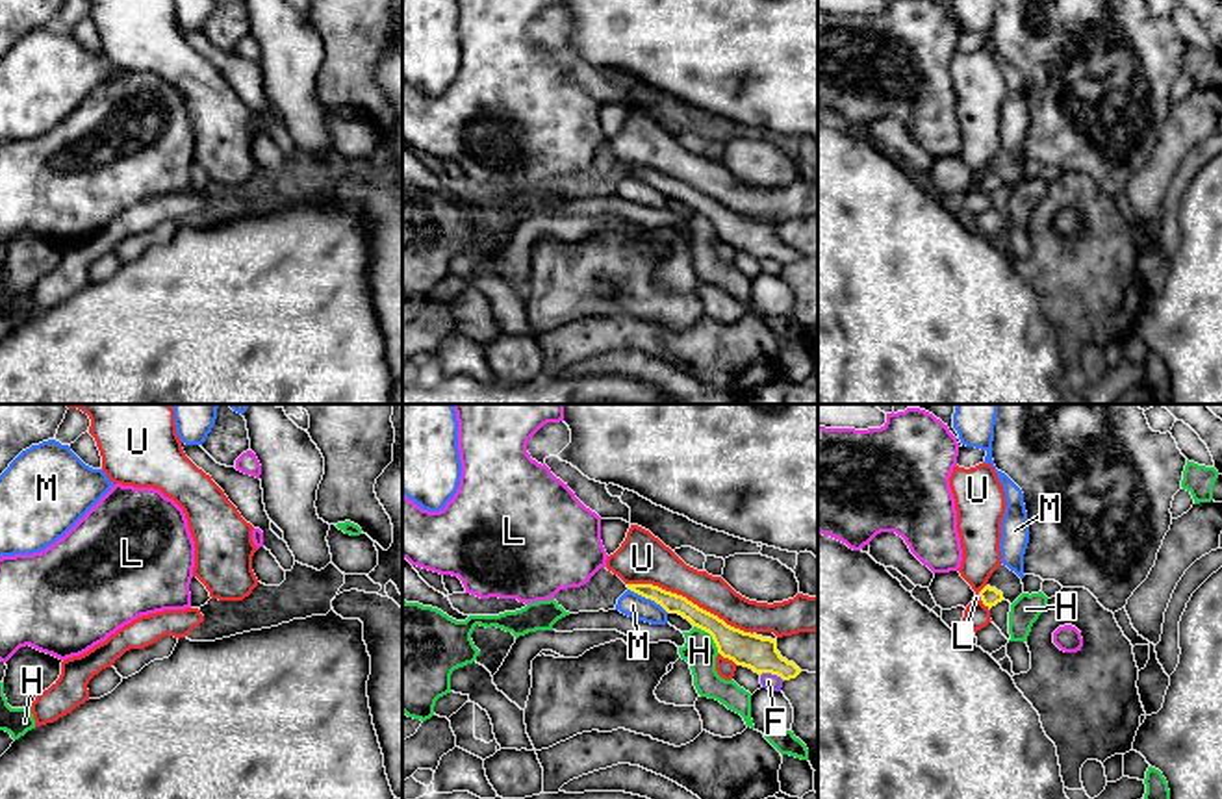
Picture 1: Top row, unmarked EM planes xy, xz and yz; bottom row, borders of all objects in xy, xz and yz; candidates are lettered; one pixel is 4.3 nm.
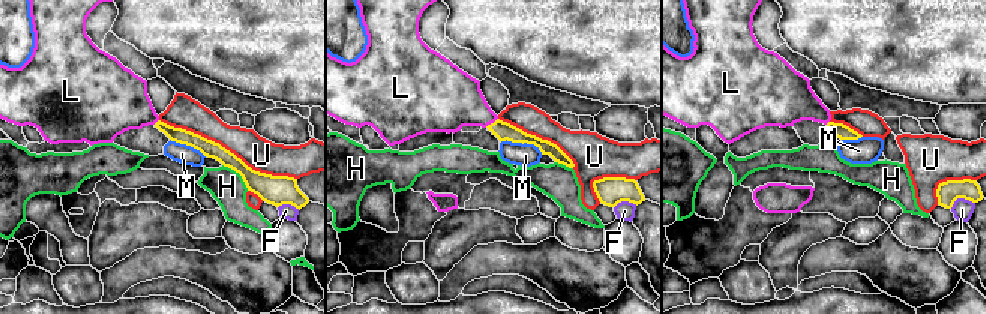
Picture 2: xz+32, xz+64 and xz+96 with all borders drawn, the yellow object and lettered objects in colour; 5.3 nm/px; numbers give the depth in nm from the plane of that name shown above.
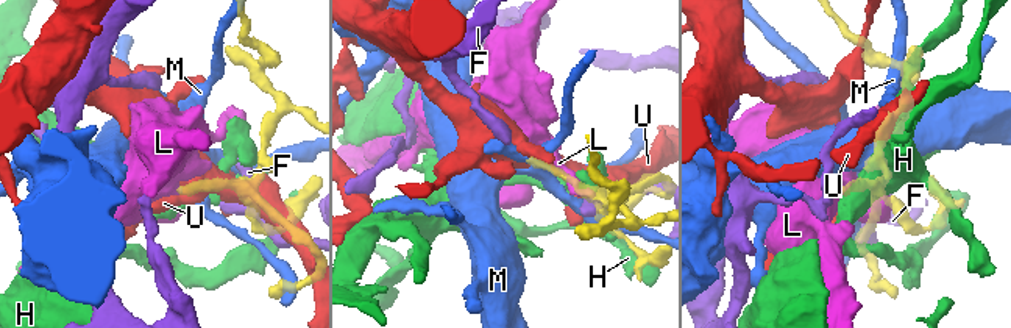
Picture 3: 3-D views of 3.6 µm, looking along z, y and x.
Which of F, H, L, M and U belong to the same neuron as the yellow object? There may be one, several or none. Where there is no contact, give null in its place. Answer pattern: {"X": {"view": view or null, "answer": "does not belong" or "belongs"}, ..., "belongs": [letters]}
{"F": {"view": "xz", "answer": "does not belong"}, "H": {"view": "xz", "answer": "does not belong"}, "L": {"view": "yz", "answer": "belongs"}, "M": {"view": "xz", "answer": "does not belong"}, "U": {"view": "xz", "answer": "does not belong"}, "belongs": ["L"]}

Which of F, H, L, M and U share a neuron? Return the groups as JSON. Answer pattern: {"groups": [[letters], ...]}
{"groups": [["F"], ["H"], ["L"], ["M"], ["U"]]}

